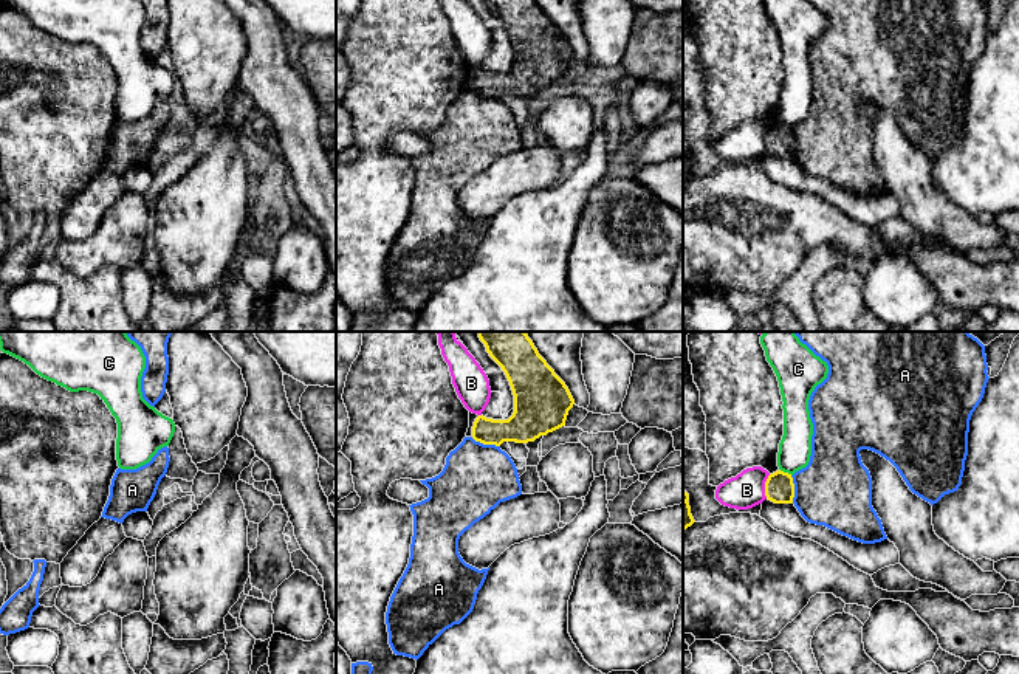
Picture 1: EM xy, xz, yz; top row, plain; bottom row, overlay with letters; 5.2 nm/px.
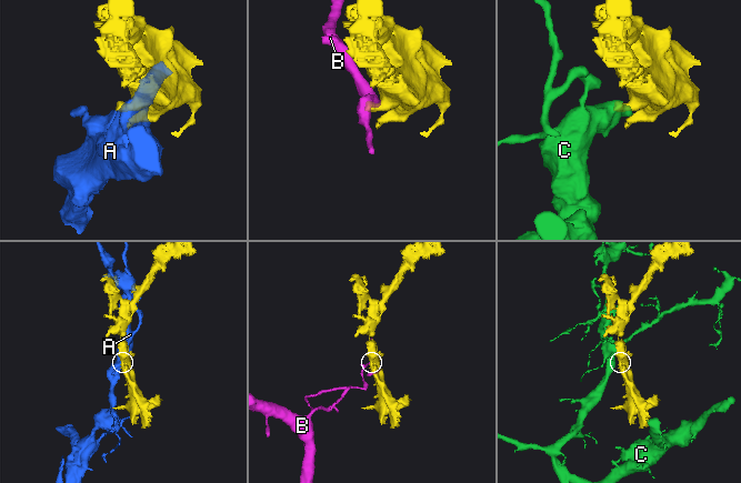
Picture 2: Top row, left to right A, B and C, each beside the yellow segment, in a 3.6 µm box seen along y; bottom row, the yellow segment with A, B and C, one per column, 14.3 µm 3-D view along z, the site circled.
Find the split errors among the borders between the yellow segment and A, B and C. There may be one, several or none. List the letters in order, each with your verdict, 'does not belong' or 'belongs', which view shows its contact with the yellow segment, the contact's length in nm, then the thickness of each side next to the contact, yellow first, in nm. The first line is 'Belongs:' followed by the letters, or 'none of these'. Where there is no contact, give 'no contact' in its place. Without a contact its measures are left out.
Belongs: none of these
A: does not belong | xz | 160 nm | 190/360 nm
B: does not belong | yz | 130 nm | 160/190 nm
C: does not belong | yz | 80 nm | 160/170 nm

